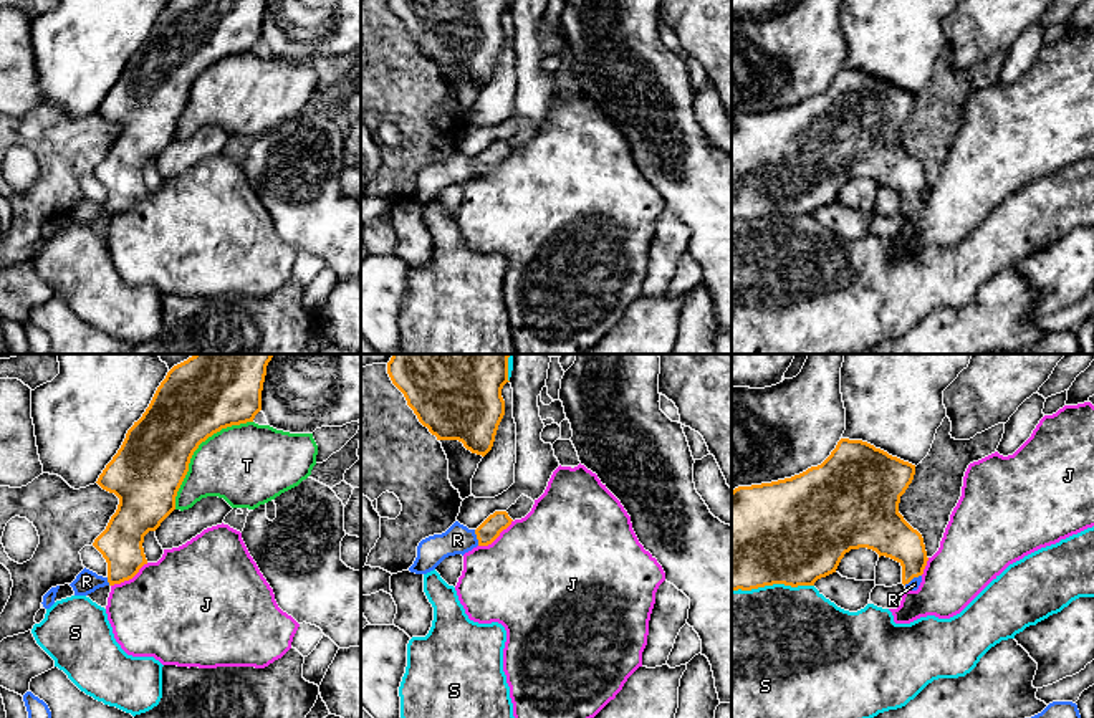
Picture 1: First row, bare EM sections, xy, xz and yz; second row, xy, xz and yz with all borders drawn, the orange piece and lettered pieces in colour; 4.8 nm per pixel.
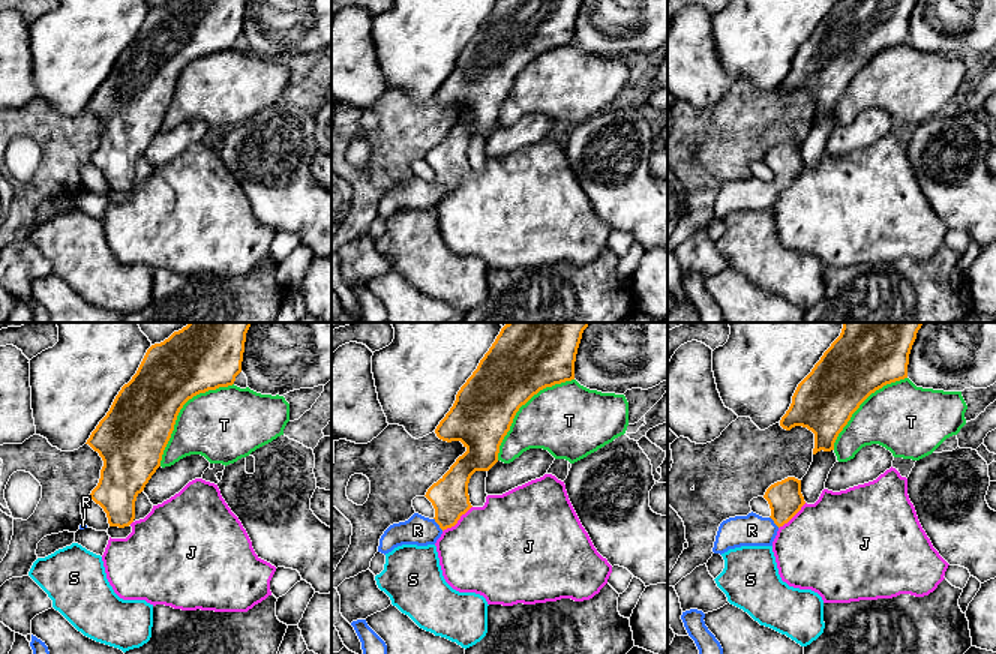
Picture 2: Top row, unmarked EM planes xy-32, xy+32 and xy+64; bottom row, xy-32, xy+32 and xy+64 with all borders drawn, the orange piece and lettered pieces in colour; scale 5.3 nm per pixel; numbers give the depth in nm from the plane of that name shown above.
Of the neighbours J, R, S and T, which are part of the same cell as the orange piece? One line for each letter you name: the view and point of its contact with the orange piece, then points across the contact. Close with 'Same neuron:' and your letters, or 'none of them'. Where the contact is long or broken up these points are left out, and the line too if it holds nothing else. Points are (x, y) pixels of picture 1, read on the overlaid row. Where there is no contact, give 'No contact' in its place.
R: Touches orange at xz (477, 538). Path across: xz (494, 525), (477, 538), (457, 540)
Same neuron: R

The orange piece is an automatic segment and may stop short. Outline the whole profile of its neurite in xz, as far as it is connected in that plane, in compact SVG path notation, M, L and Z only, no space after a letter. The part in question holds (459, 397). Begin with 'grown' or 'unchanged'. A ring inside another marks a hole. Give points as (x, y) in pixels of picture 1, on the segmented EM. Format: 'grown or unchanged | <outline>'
unchanged | M392 354L387 374L404 394L419 422L437 440L458 440L472 453L485 457L505 415L501 389L508 381L511 354Z

